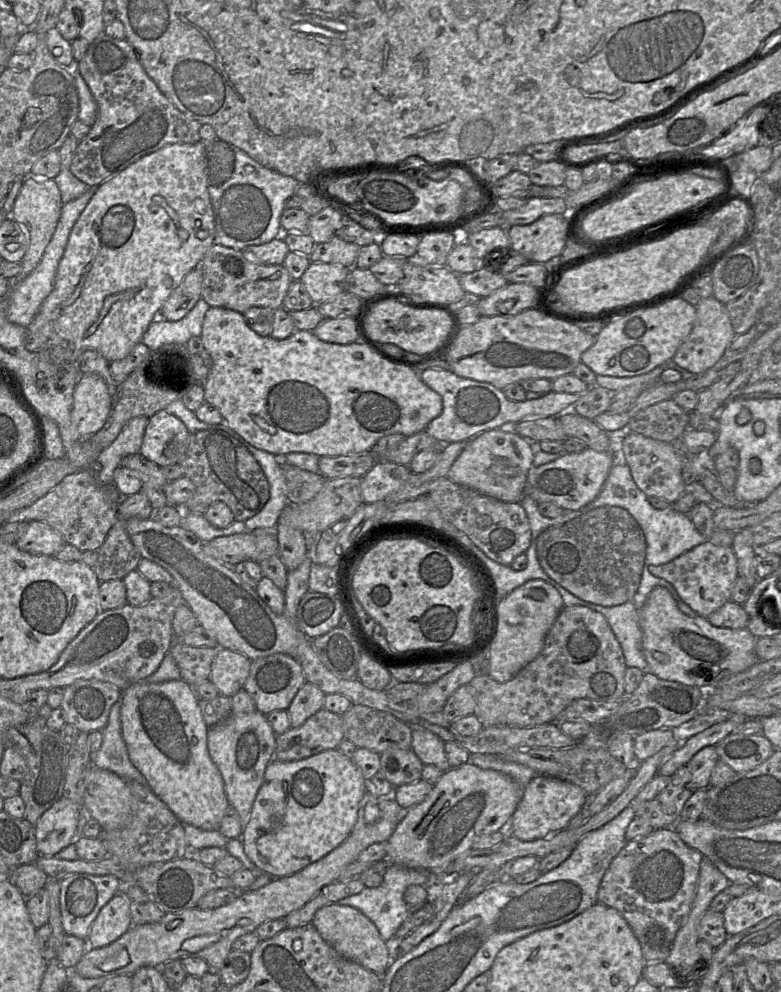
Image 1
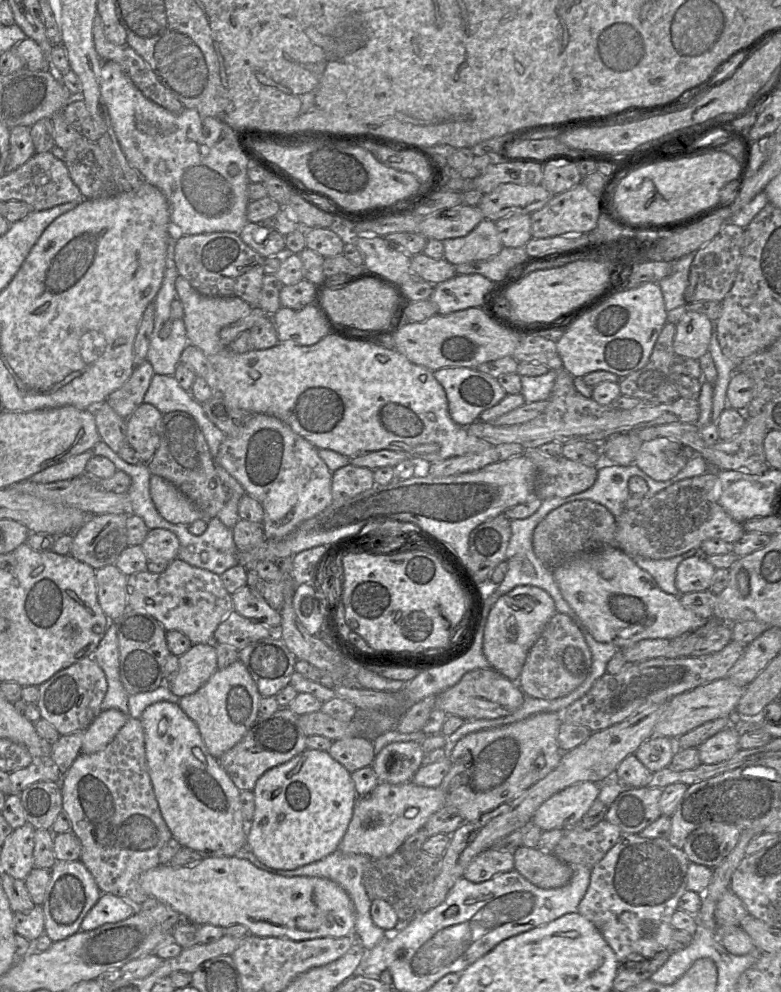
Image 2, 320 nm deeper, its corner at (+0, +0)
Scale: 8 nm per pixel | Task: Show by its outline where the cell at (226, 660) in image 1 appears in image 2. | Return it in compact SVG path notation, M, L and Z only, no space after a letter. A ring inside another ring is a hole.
M214 643L193 644L179 656L179 669L174 680L166 684L171 692L184 697L198 691L218 669Z

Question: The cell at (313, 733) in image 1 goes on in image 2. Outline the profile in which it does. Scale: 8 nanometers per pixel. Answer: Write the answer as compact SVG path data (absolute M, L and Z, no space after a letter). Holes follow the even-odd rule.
M280 708L270 716L259 716L245 736L217 760L240 791L253 791L256 781L269 769L284 764L306 750L307 735L300 726L300 716L289 708Z

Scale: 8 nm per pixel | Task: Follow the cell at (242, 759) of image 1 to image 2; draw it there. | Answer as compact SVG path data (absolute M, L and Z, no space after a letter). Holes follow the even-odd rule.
M238 659L224 669L217 669L195 693L180 697L178 705L197 725L209 753L218 759L241 741L259 717L261 698L256 683Z

